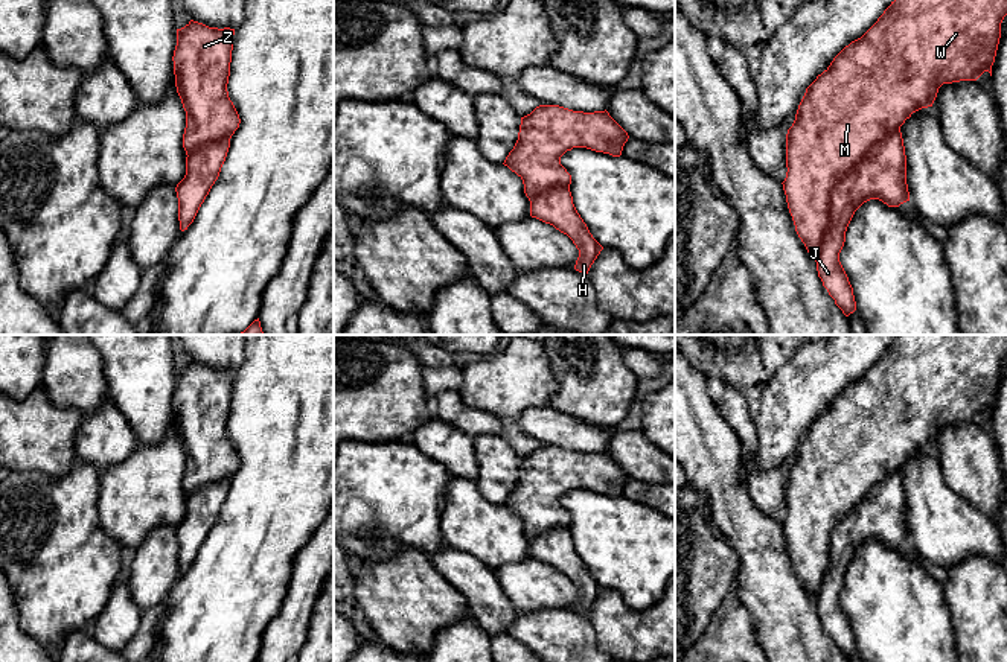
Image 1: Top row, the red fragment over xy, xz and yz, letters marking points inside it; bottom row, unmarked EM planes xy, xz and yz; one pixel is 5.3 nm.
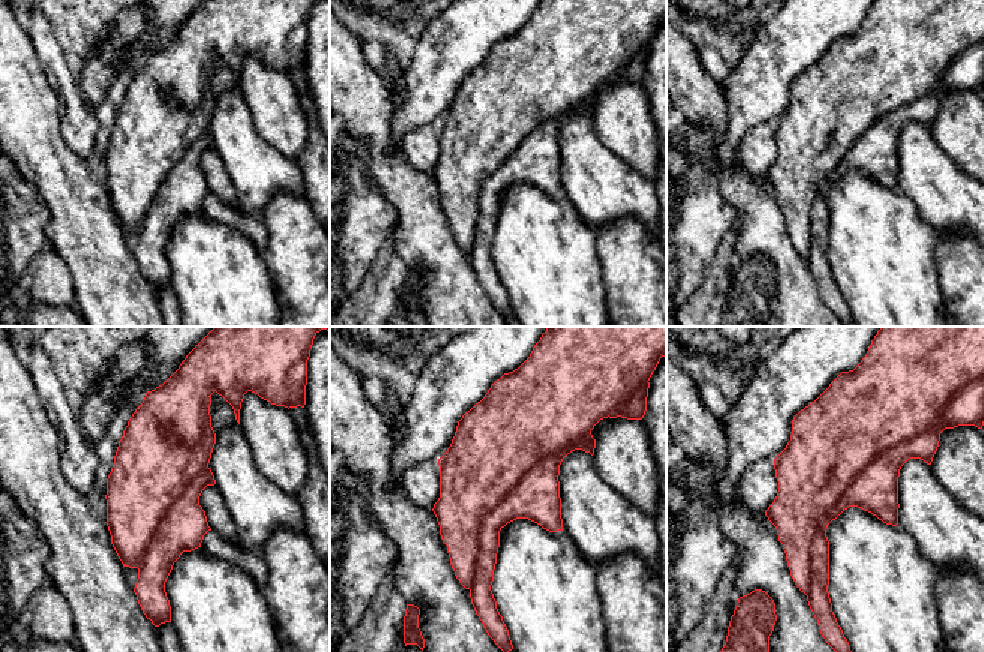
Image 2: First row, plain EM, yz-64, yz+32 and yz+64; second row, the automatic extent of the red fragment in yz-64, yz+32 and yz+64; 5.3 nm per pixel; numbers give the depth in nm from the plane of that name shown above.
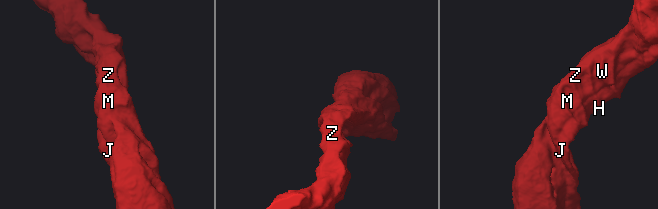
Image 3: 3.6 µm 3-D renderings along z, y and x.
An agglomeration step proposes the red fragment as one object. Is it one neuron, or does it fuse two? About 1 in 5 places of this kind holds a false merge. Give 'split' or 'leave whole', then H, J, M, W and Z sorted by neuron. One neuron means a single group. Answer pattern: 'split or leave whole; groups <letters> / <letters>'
leave whole; groups H J M W Z

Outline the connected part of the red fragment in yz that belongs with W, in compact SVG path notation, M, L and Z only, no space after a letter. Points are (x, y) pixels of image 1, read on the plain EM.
M897 335L878 362L806 429L786 475L788 513L782 525L795 572L815 600L823 627L846 657L856 651L856 642L839 594L855 552L870 540L888 548L909 542L900 467L913 454L932 447L943 425L977 422L984 412L992 417L1005 356L1007 335Z

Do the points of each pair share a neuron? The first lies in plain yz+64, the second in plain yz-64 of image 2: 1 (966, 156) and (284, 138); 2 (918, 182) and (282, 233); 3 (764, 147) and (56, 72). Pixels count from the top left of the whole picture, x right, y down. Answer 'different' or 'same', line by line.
1: same
2: different
3: same

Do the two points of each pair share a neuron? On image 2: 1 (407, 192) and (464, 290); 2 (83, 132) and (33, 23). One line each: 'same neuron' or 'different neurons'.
1: same neuron
2: same neuron

